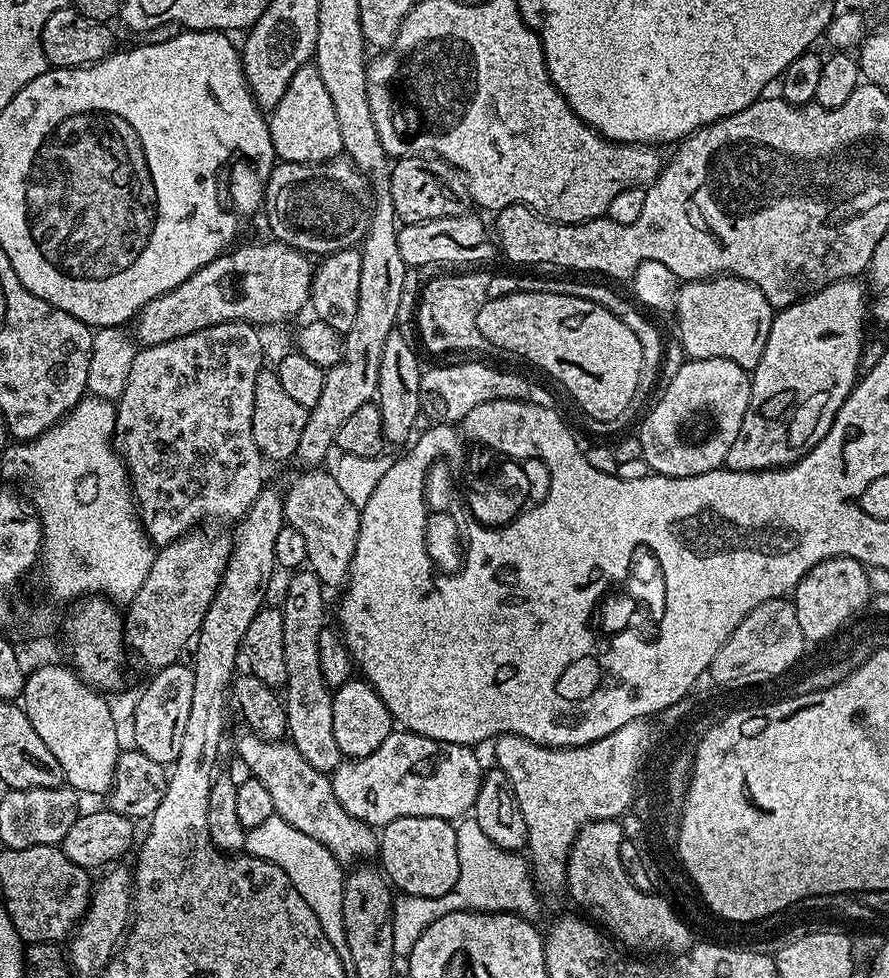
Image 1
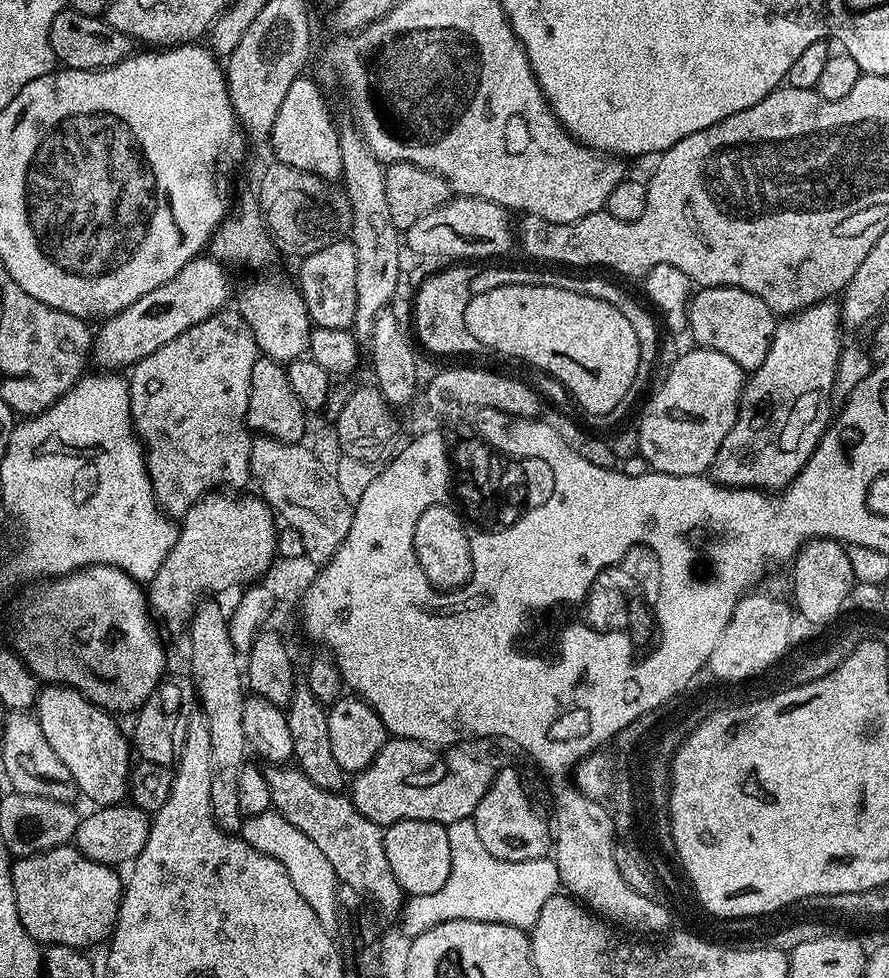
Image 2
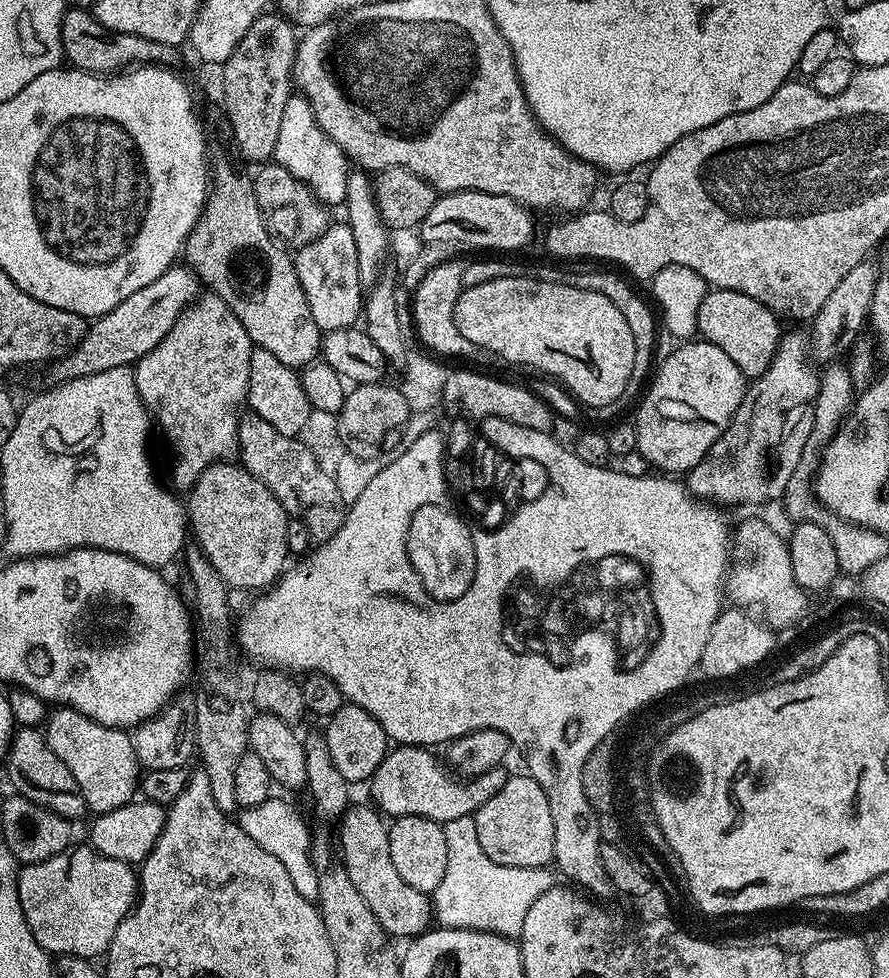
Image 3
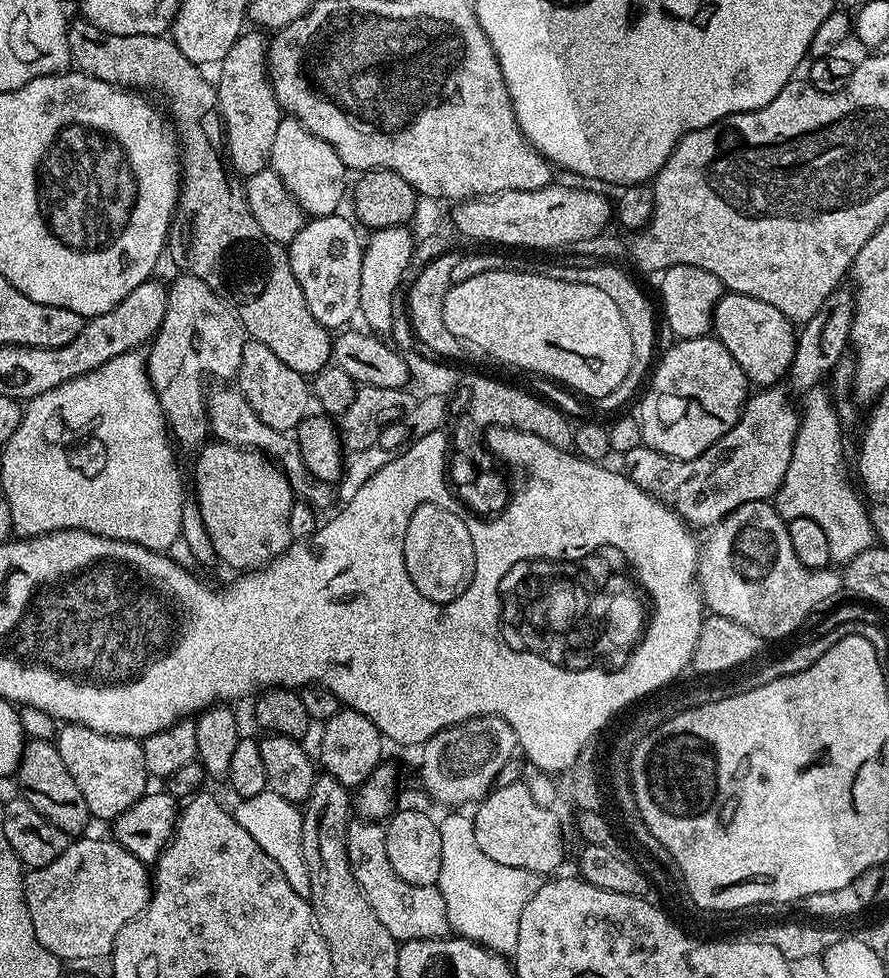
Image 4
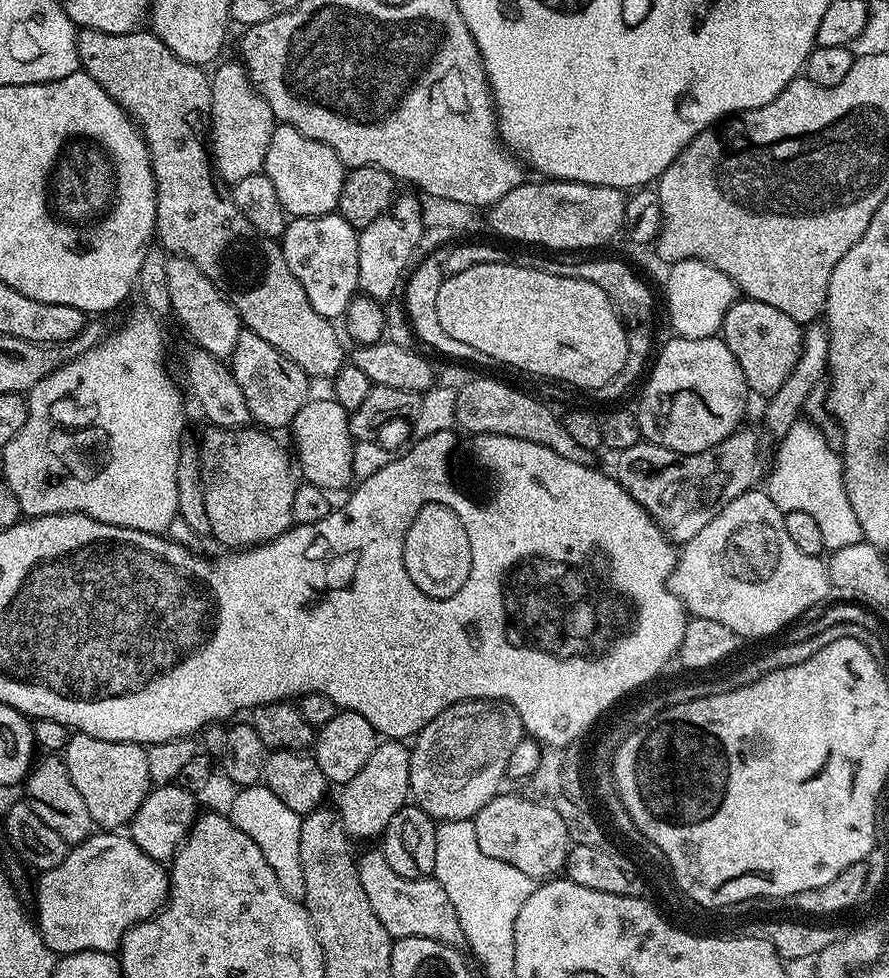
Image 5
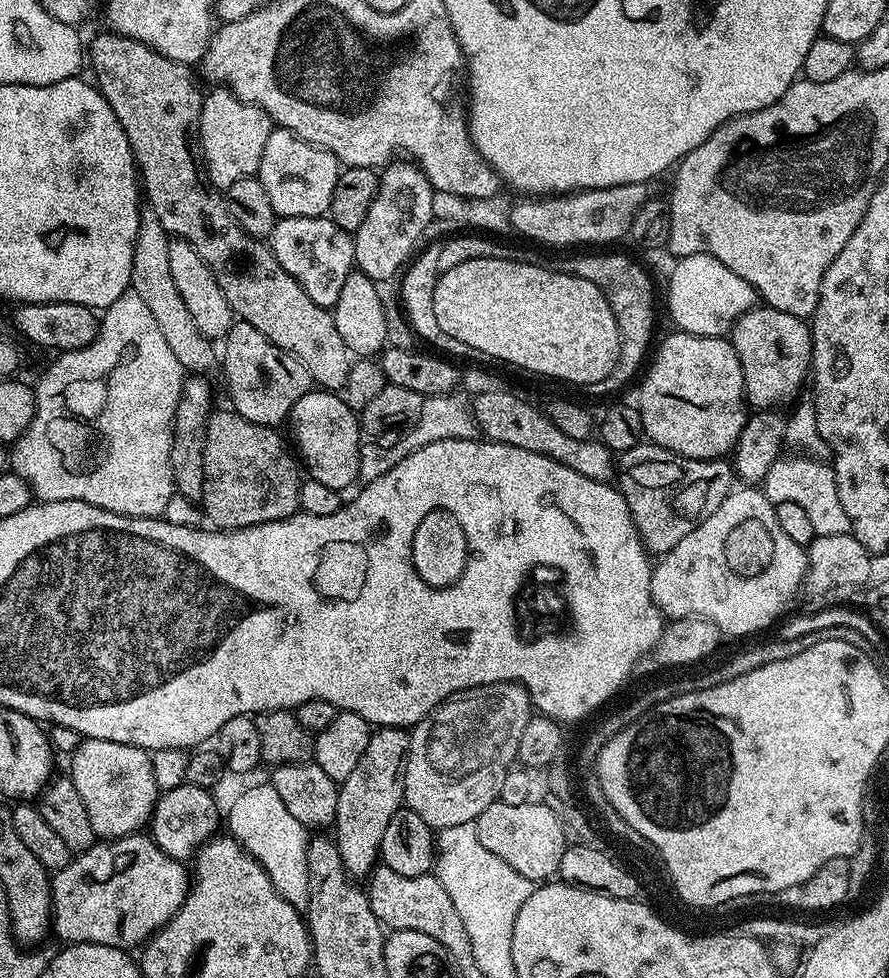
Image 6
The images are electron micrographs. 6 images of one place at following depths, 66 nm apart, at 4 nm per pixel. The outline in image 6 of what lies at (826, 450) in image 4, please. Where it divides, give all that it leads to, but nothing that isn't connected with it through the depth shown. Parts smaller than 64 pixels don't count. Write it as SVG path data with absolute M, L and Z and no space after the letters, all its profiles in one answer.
M804 454L781 455L770 466L766 479L766 495L773 505L782 502L794 502L802 506L802 510L810 517L817 536L842 536L850 529L850 518L846 518L846 510L842 510L842 502L838 498L838 482L836 469L823 459L809 458Z

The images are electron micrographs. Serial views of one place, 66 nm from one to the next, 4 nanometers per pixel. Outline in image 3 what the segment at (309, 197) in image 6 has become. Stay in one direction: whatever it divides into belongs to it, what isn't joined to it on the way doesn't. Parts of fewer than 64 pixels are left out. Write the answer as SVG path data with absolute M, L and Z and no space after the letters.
M289 96L286 106L282 109L282 127L278 130L274 160L286 170L290 170L290 174L294 174L298 182L305 184L324 205L344 204L350 161L338 146L338 142L334 142L334 138L330 138L318 126L314 110L310 110L310 102L305 96Z

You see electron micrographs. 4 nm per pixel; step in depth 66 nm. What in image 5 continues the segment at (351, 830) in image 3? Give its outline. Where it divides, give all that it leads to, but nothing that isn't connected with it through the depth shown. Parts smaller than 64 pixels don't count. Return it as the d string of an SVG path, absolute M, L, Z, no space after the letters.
M379 847L359 853L356 869L358 878L362 878L362 890L366 890L366 898L370 898L370 907L378 914L378 922L386 926L393 938L430 938L454 949L464 944L462 922L458 922L454 902L450 902L446 890L442 890L434 878L411 880L402 878L402 874L394 874Z

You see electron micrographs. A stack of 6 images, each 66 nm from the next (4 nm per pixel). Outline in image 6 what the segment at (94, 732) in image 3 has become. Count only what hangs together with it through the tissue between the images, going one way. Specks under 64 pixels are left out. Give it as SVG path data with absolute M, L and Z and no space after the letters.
M81 739L78 750L70 758L70 775L78 790L82 803L86 805L86 814L90 818L90 826L94 826L94 834L98 838L119 838L139 833L140 828L152 819L152 811L158 799L158 789L154 782L151 755L143 748L135 748L122 742L106 742L105 740Z

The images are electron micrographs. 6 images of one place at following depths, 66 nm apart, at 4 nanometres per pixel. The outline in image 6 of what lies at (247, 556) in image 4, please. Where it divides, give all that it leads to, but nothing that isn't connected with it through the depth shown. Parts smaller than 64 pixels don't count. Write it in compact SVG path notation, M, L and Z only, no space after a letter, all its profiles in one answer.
M234 410L213 411L206 426L206 458L202 490L203 515L212 519L217 529L249 528L275 520L288 520L300 511L302 468L297 457L288 453L288 444L275 427L242 418Z

